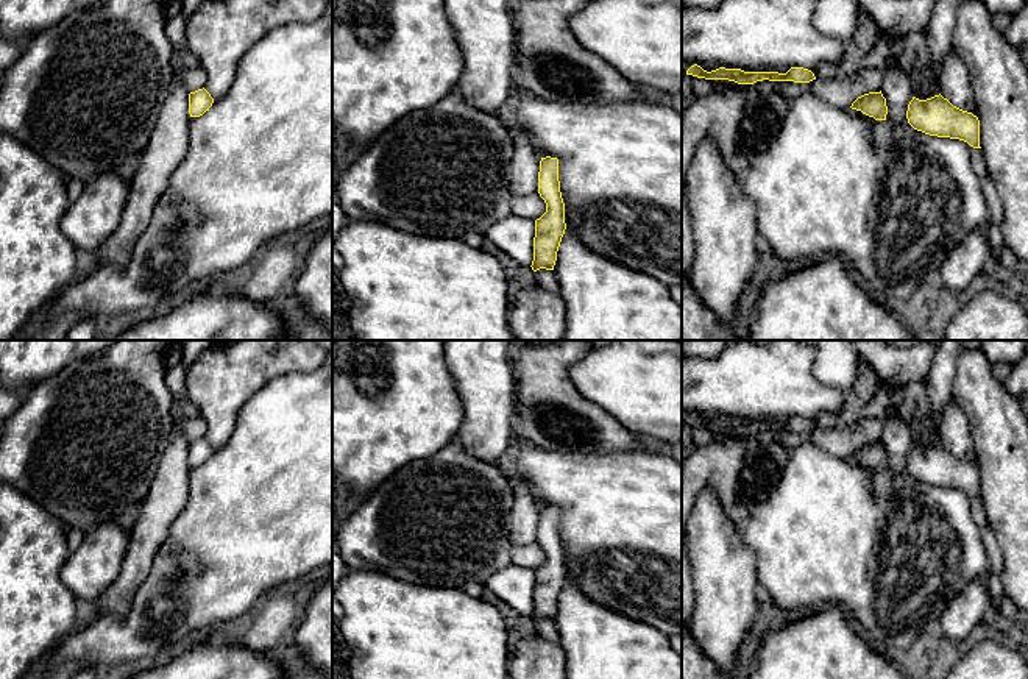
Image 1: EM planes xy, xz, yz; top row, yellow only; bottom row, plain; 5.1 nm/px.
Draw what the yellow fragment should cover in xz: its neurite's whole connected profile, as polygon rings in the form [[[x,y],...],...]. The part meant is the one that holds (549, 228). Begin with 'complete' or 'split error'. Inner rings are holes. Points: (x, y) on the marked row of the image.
complete | [[[541,158],[538,172],[538,194],[546,203],[546,212],[535,220],[532,270],[554,270],[557,251],[566,229],[565,203],[558,181],[558,159]]]

